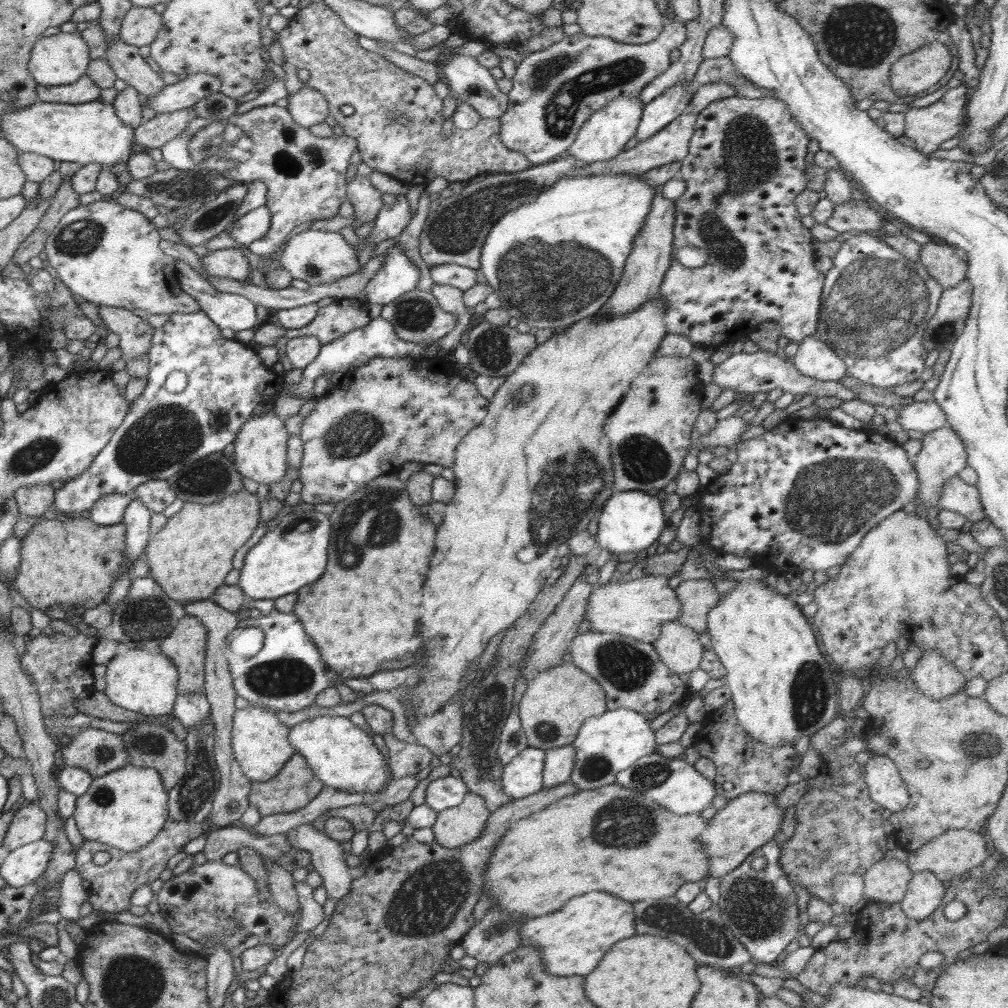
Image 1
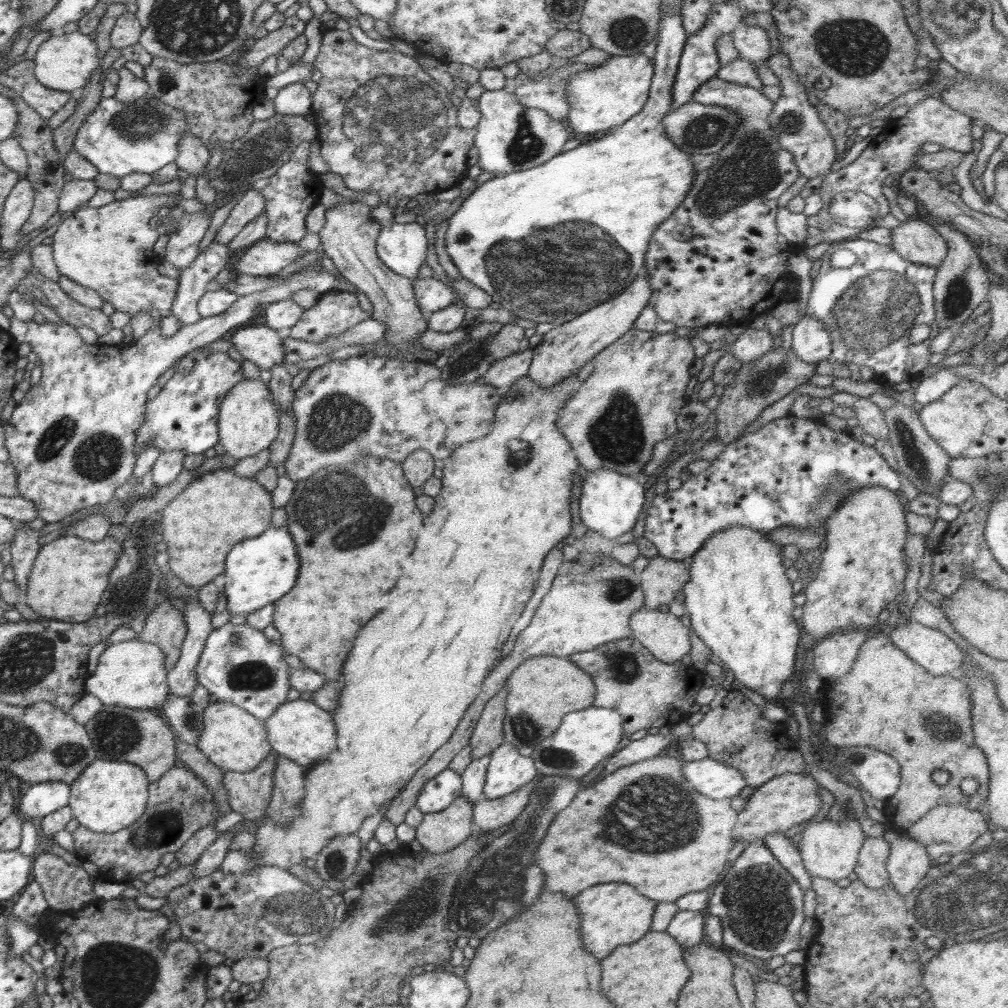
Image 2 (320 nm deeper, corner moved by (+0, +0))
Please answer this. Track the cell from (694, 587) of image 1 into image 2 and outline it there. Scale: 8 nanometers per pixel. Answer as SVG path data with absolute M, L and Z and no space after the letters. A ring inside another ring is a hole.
M655 556L649 560L643 572L638 574L645 596L645 607L656 609L681 598L684 584L690 580L686 560L677 561Z

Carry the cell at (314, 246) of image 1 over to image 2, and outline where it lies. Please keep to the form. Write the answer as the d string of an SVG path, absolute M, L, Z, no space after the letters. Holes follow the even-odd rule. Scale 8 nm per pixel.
M263 239L245 248L235 261L234 274L270 276L306 256L298 242L276 242Z

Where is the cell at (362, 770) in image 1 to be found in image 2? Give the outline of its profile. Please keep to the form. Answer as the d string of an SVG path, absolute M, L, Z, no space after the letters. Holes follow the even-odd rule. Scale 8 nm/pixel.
M308 700L286 701L264 721L268 731L268 743L278 755L289 758L298 766L308 770L312 765L324 760L328 753L338 748L336 727L331 716L330 712Z

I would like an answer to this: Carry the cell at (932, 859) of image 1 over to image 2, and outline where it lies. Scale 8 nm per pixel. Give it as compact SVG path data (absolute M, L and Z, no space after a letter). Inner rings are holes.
M944 804L932 808L921 820L914 823L908 830L912 840L921 842L931 859L938 859L942 854L958 855L988 829L992 828L987 819L976 810L968 810L966 806Z

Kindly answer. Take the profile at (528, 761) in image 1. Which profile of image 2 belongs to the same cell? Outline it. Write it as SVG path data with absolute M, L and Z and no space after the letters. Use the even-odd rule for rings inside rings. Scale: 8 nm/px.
M504 742L491 752L483 796L490 800L503 798L539 775L530 756L520 754L512 744Z

